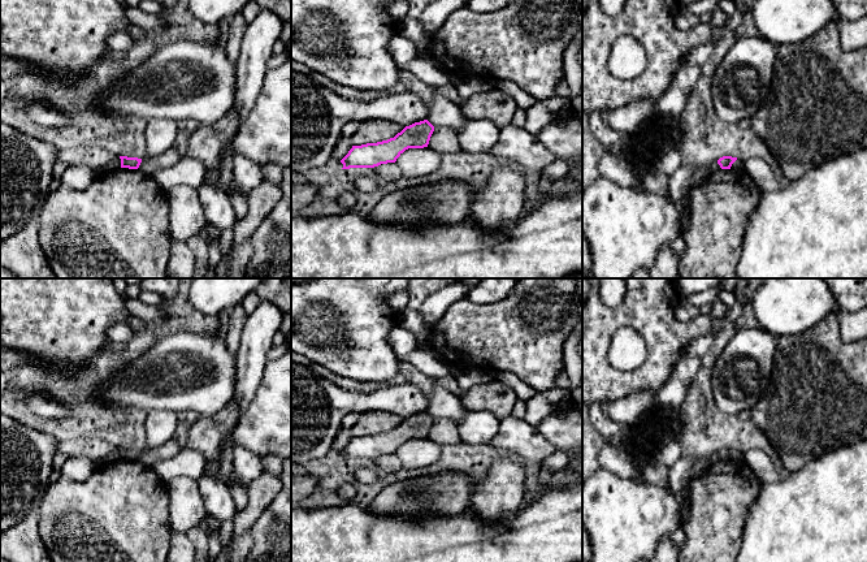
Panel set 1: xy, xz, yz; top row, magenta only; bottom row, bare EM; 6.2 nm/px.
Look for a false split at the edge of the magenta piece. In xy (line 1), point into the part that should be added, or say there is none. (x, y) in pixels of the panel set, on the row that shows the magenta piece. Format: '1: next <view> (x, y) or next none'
1: next none

